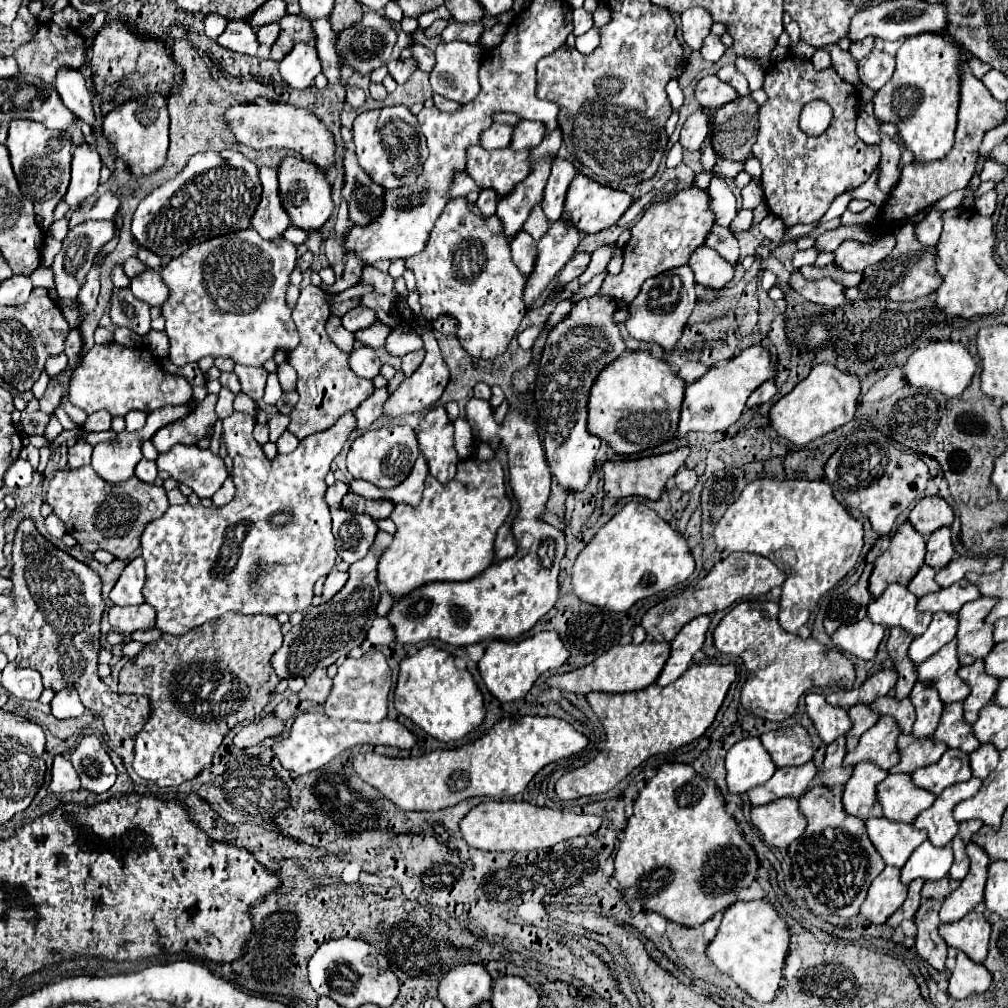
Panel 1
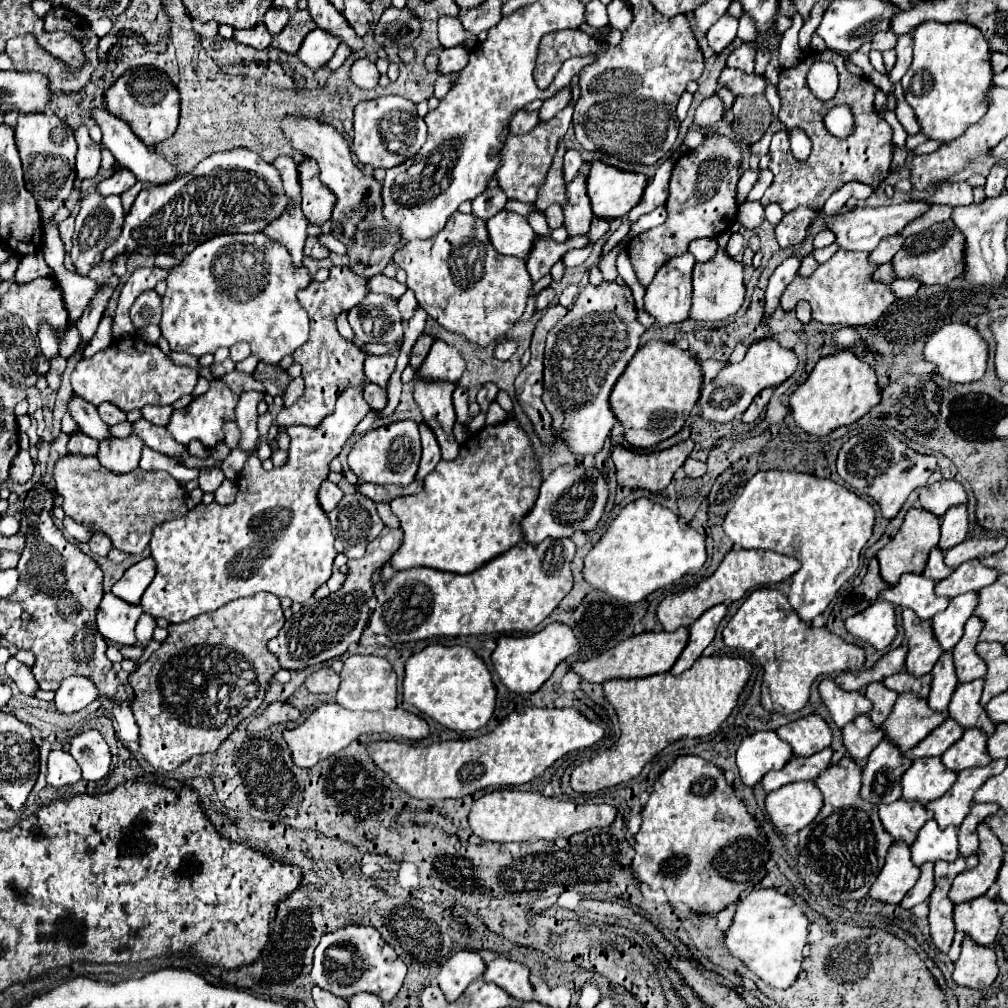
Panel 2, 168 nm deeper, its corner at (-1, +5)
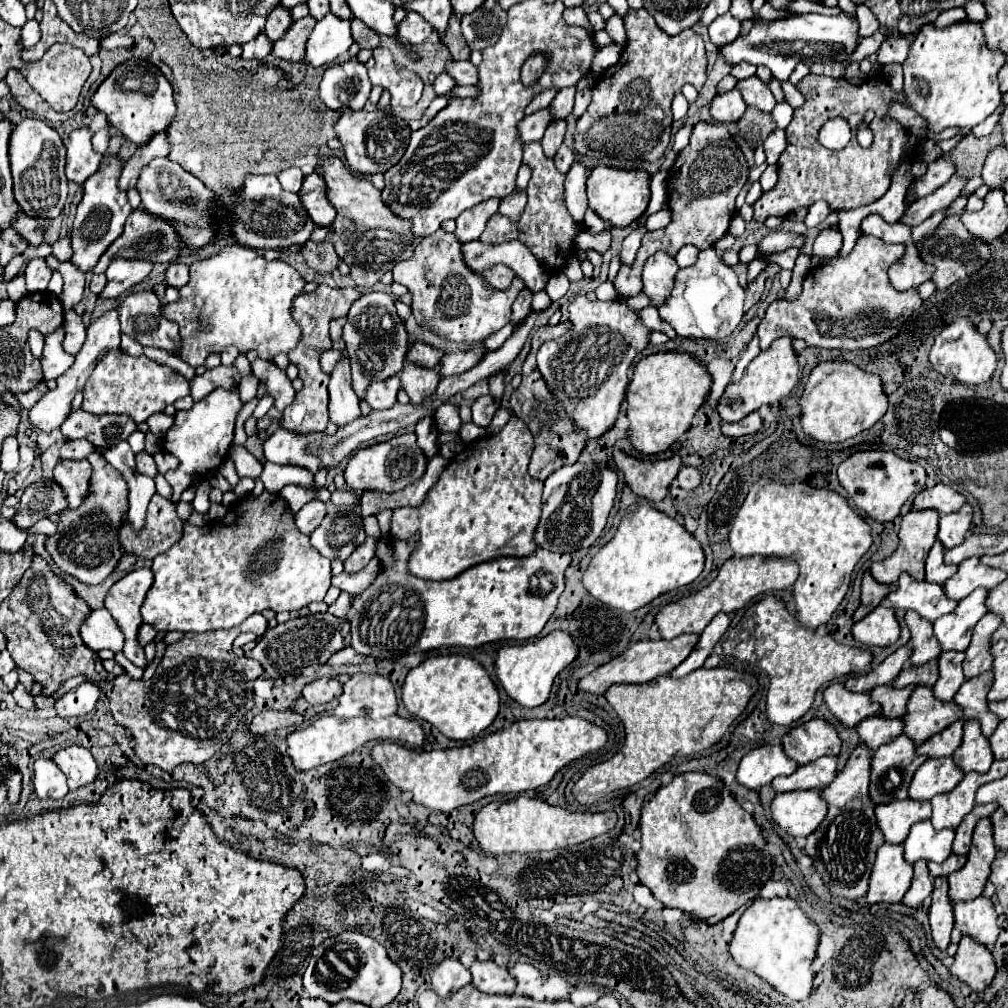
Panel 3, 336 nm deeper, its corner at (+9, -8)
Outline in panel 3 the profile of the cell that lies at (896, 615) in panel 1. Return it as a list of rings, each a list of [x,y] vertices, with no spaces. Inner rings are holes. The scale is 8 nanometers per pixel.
[[[902,573],[896,589],[888,593],[888,603],[894,609],[916,611],[926,621],[936,621],[938,617],[952,613],[958,603],[942,597],[942,585],[928,581],[914,581],[910,575]]]

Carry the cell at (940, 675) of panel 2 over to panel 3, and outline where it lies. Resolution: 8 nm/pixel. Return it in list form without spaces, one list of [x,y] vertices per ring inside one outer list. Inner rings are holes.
[[[958,651],[940,653],[940,657],[938,657],[938,681],[932,685],[934,697],[942,703],[948,703],[964,681],[966,679],[962,677],[962,653],[958,653]]]

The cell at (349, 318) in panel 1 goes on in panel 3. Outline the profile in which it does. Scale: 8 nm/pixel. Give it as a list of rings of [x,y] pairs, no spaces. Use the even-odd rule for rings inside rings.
[[[376,291],[376,293],[362,295],[358,301],[354,301],[354,305],[350,307],[350,313],[348,313],[348,321],[344,325],[344,343],[346,343],[346,353],[348,353],[348,359],[352,365],[354,391],[358,393],[360,399],[370,381],[386,379],[402,369],[404,357],[408,351],[406,339],[408,339],[408,333],[404,329],[404,323],[396,315],[394,299],[390,295]],[[384,315],[388,315],[392,319],[392,329],[382,327],[380,321]]]

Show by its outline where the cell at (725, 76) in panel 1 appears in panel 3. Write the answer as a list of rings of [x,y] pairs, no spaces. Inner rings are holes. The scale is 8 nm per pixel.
[[[738,63],[738,65],[734,65],[732,71],[730,71],[730,75],[734,75],[736,79],[746,79],[746,77],[750,77],[750,75],[754,75],[754,73],[756,73],[756,67],[750,65],[750,63]]]

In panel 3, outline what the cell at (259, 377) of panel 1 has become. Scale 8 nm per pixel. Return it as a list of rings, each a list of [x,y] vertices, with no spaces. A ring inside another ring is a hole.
[[[256,359],[252,363],[252,373],[266,385],[266,395],[274,397],[274,407],[278,411],[284,411],[294,401],[294,389],[290,385],[290,379],[272,361]]]

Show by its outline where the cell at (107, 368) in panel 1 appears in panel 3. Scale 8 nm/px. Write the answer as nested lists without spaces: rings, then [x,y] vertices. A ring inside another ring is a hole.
[[[112,351],[96,365],[92,375],[88,377],[84,385],[82,409],[94,415],[128,415],[132,421],[142,423],[152,413],[164,411],[166,405],[172,405],[186,395],[190,395],[188,381],[180,373],[174,373],[170,367],[150,361],[146,355],[130,357],[122,351]]]

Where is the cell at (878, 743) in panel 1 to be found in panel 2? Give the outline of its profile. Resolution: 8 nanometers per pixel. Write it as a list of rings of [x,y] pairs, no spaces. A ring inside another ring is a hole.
[[[900,694],[894,710],[890,712],[888,720],[884,722],[886,738],[900,746],[902,752],[916,746],[920,740],[924,740],[936,726],[940,726],[948,718],[948,712],[932,712],[928,708],[926,700],[920,700],[918,696]]]

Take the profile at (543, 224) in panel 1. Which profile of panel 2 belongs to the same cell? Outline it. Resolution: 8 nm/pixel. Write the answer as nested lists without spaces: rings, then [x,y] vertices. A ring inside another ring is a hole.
[[[560,140],[556,156],[554,156],[554,164],[546,176],[546,182],[542,184],[540,192],[538,192],[538,200],[536,206],[540,210],[546,210],[548,206],[559,202],[563,206],[567,201],[566,184],[564,184],[564,172],[562,172],[562,162],[564,162],[564,152],[566,152],[566,144],[564,140]]]

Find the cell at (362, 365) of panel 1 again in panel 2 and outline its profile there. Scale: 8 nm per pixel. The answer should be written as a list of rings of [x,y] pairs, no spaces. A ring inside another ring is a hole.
[[[394,354],[366,356],[366,362],[364,362],[364,374],[366,374],[368,382],[372,382],[380,388],[388,388],[388,382],[390,382],[394,368],[396,368],[396,356]]]

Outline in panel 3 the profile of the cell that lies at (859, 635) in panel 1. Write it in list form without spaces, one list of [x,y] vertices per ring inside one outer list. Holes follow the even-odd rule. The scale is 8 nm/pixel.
[[[878,605],[878,609],[868,613],[852,627],[854,641],[868,647],[888,647],[898,639],[898,635],[900,627],[894,617],[894,611],[884,605]]]

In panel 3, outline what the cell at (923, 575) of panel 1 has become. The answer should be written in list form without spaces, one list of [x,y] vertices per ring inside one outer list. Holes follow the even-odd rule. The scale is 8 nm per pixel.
[[[936,541],[926,559],[926,581],[942,585],[956,573],[956,565],[944,565],[942,559],[944,559],[944,547],[940,541]]]

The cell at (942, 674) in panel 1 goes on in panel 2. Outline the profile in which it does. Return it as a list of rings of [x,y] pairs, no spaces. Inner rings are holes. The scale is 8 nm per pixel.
[[[972,616],[966,622],[966,632],[962,640],[954,646],[954,666],[956,666],[960,682],[984,678],[984,672],[986,672],[984,660],[976,656],[976,644],[978,644],[978,636],[982,628],[984,628],[984,622],[978,616]]]

